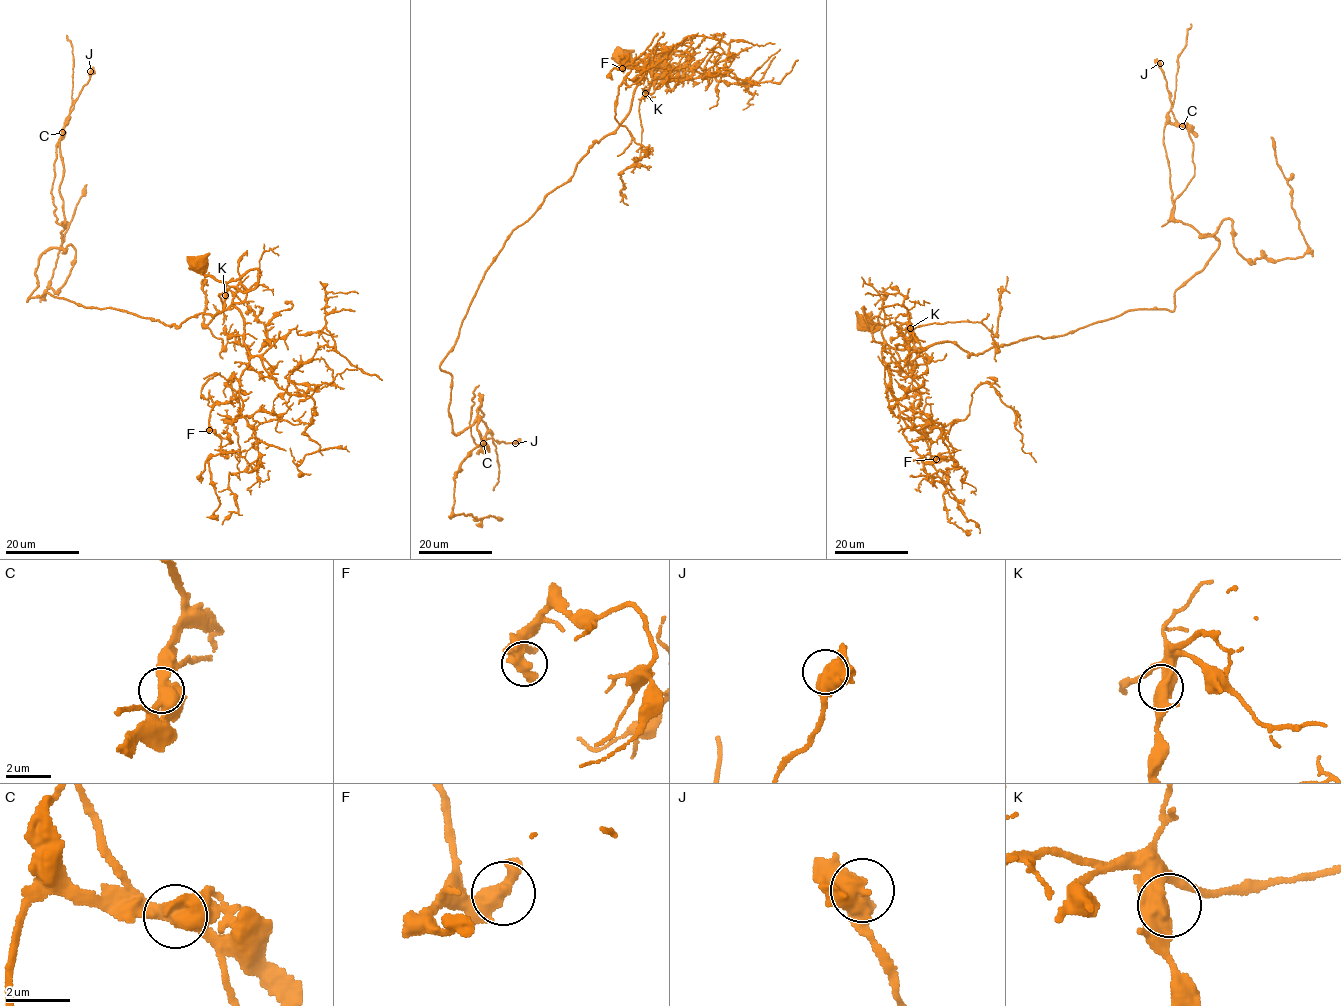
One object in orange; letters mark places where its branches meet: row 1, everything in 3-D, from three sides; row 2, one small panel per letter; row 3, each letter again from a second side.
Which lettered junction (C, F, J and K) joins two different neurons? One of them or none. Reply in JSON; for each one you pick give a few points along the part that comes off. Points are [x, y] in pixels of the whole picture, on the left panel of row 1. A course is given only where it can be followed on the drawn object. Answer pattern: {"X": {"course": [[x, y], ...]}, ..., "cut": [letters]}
{"C": {"course": [[61, 132], [54, 165], [51, 195], [56, 208], [56, 222], [61, 224]]}, "cut": ["C"]}

